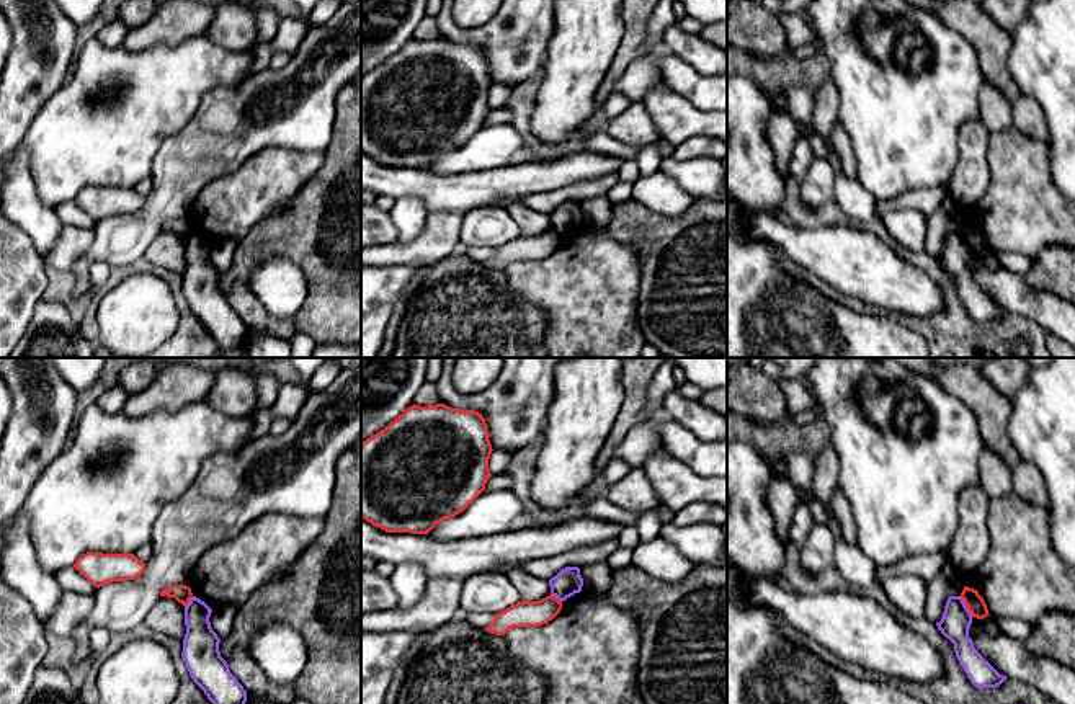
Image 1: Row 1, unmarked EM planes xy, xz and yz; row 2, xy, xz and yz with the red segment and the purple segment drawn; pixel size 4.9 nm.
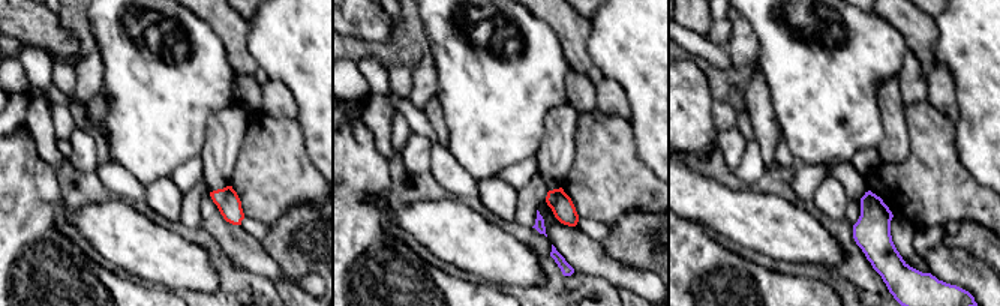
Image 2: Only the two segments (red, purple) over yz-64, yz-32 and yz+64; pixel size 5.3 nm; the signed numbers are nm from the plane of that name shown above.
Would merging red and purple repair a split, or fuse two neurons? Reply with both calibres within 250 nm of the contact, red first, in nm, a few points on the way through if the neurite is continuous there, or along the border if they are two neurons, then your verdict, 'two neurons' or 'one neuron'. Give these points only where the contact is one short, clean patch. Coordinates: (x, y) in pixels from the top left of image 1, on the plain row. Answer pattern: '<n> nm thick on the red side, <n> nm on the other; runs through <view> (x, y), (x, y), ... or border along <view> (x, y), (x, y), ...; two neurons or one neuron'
90 nm thick on the red side, 150 nm on the other; border along yz (959, 231), (972, 250); two neurons

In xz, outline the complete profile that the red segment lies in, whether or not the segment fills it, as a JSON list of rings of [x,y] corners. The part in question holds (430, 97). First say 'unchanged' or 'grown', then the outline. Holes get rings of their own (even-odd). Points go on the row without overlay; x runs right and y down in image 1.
unchanged | [[[444,38],[404,44],[389,60],[361,77],[361,154],[386,167],[428,168],[436,158],[462,147],[492,111],[492,88],[487,57],[482,47],[451,42]]]

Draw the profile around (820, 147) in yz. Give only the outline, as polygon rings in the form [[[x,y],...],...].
[[[812,126],[801,127],[801,136],[807,139],[810,149],[815,157],[827,158],[828,154],[833,150],[832,144],[827,142],[822,136],[819,136]]]

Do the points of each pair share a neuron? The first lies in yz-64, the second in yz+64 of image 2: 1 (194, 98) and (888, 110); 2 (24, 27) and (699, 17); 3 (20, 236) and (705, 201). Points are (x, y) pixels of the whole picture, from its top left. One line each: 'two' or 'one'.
1: two
2: one
3: two

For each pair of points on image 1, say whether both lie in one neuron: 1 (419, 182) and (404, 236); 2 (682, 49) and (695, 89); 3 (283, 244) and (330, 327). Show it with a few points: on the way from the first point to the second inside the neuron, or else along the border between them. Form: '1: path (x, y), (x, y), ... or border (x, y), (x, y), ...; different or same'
1: border (397, 198), (415, 196), (428, 213); different
2: border (669, 51), (709, 75); different
3: path (306, 258), (330, 283), (330, 304); same

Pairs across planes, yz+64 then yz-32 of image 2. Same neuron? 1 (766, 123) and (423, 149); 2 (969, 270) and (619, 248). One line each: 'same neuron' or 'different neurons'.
1: different neurons
2: different neurons

